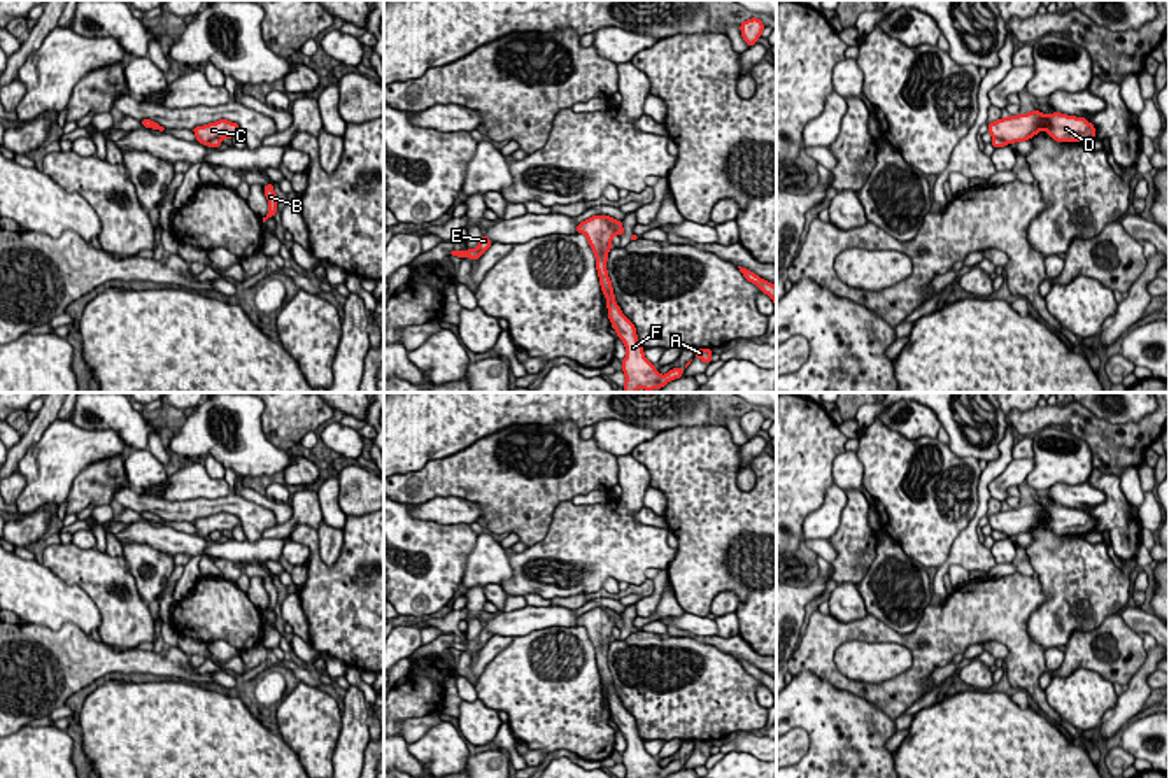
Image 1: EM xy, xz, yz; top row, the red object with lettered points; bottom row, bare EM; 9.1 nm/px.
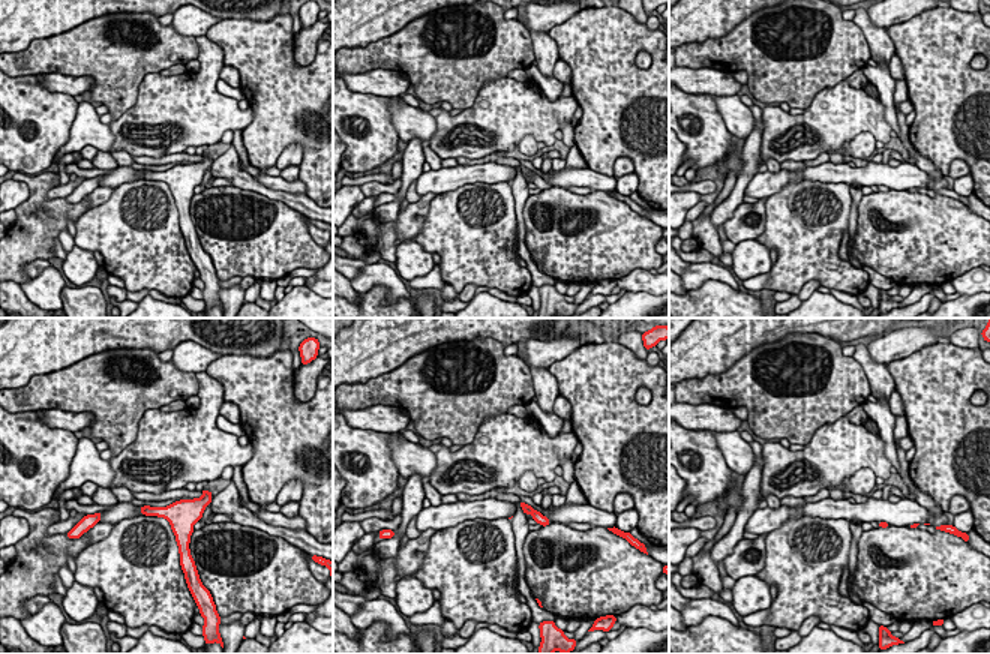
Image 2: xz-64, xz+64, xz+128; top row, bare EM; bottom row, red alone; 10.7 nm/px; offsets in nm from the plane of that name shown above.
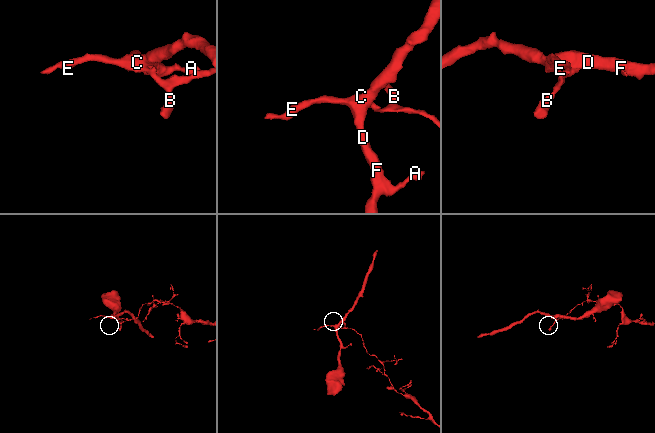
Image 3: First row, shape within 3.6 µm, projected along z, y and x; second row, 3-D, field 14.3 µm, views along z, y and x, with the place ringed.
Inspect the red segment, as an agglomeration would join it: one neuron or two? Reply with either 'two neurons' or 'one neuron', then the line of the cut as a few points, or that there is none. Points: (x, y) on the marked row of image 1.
two neurons; cut in xz along (603, 216), (617, 233)

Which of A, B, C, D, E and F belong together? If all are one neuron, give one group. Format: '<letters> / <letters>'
A C D E F / B

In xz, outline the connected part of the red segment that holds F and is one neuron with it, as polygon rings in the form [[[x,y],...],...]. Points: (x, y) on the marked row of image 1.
[[[598,214],[578,223],[577,233],[584,233],[587,237],[587,242],[594,252],[599,286],[606,298],[608,319],[627,350],[626,357],[622,359],[622,371],[626,375],[622,385],[624,393],[636,393],[640,387],[647,393],[652,393],[654,389],[661,389],[668,382],[680,378],[691,361],[684,368],[671,368],[666,375],[661,375],[645,357],[645,349],[638,342],[634,324],[622,314],[615,301],[612,280],[606,270],[608,252],[613,247],[612,238],[617,235],[613,226],[605,216]]]

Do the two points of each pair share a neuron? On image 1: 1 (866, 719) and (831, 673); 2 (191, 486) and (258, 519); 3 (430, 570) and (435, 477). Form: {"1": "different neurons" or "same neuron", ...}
{"1": "different neurons", "2": "different neurons", "3": "different neurons"}

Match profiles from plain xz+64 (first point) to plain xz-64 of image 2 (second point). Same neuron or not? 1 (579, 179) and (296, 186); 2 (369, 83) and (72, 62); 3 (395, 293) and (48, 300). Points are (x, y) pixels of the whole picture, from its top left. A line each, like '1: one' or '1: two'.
1: one
2: two
3: one

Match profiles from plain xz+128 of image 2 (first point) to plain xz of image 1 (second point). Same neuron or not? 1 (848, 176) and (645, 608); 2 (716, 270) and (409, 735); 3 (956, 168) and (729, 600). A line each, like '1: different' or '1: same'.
1: different
2: different
3: same

